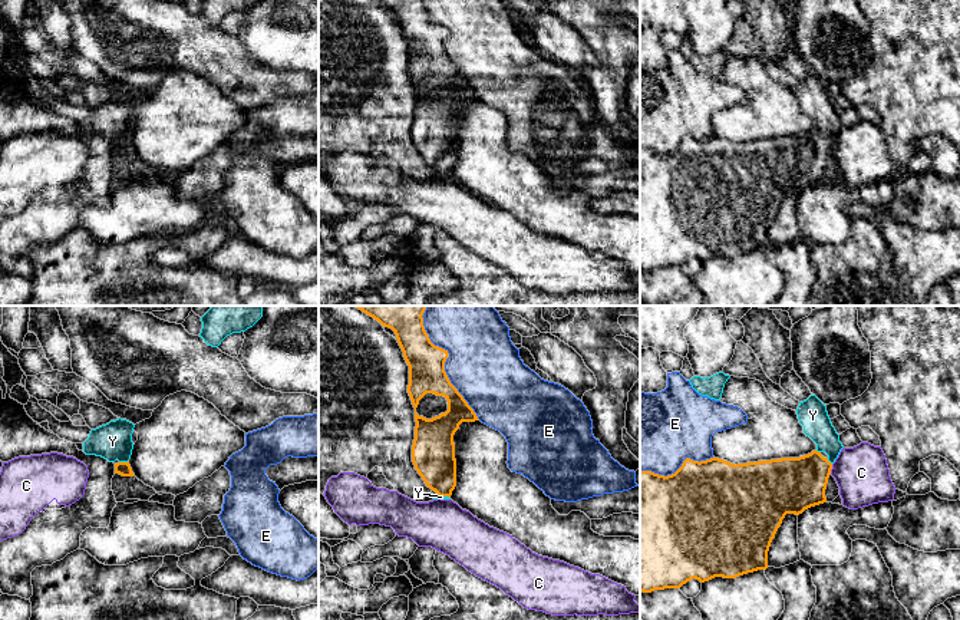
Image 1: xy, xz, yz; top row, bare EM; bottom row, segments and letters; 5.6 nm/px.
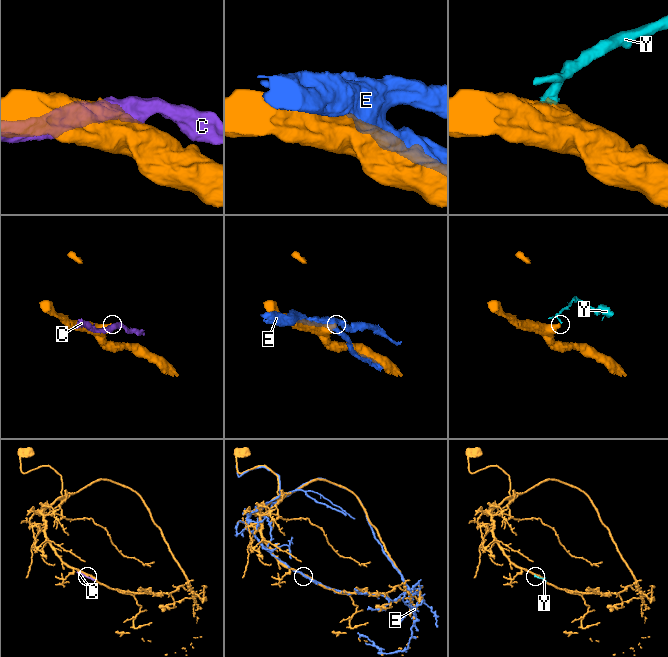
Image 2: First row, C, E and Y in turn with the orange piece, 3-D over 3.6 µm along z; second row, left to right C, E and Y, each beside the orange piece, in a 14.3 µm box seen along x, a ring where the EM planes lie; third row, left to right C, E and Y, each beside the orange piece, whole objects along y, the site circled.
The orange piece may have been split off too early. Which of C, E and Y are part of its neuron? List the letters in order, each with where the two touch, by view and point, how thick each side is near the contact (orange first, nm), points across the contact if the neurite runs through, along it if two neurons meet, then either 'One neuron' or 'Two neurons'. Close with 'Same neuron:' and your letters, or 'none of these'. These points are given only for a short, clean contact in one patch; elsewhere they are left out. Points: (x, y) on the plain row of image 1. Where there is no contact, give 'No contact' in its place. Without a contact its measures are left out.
C: Touches orange at yz (831, 147). Thickness 320 nm (orange) against 300 nm. Boundary: yz (833, 142), (830, 152). Two neurons
E: Touches orange at xz (444, 48). Thickness 200 nm (orange) against 400 nm. Two neurons
Y: Touches orange at xy (124, 141). Thickness 80 nm (orange) against 200 nm. Path across: xy (122, 147), (124, 141), (122, 129), (112, 119). One neuron
Same neuron: Y

